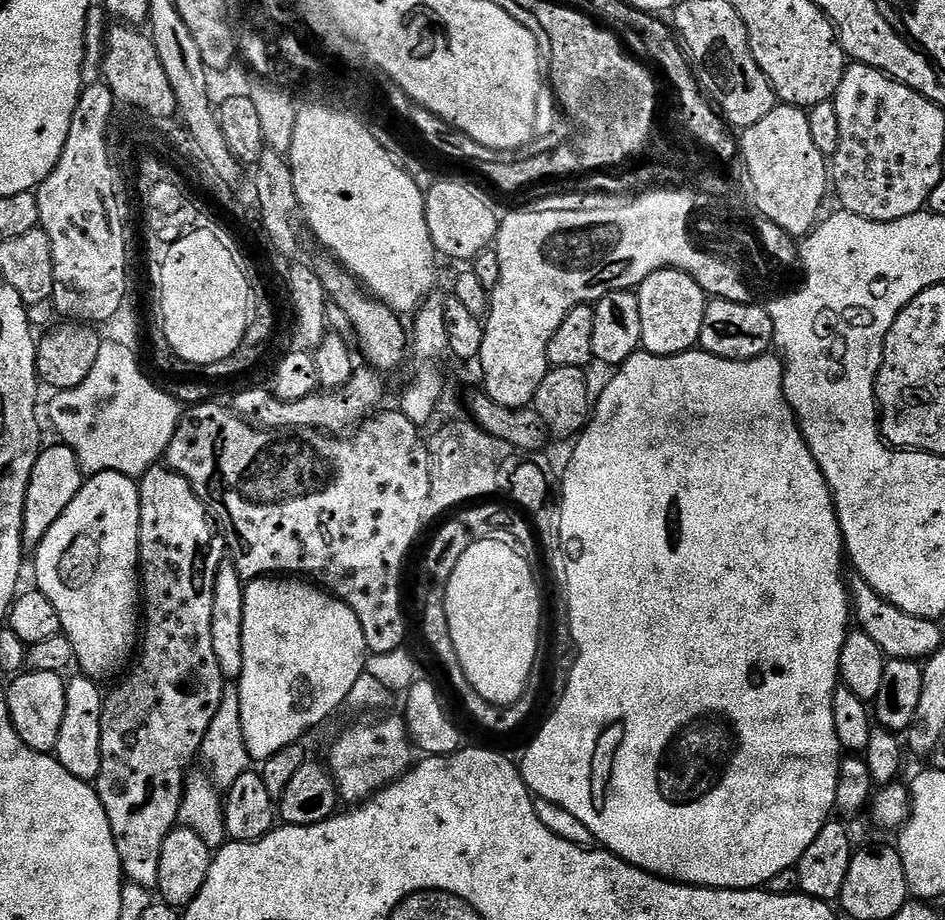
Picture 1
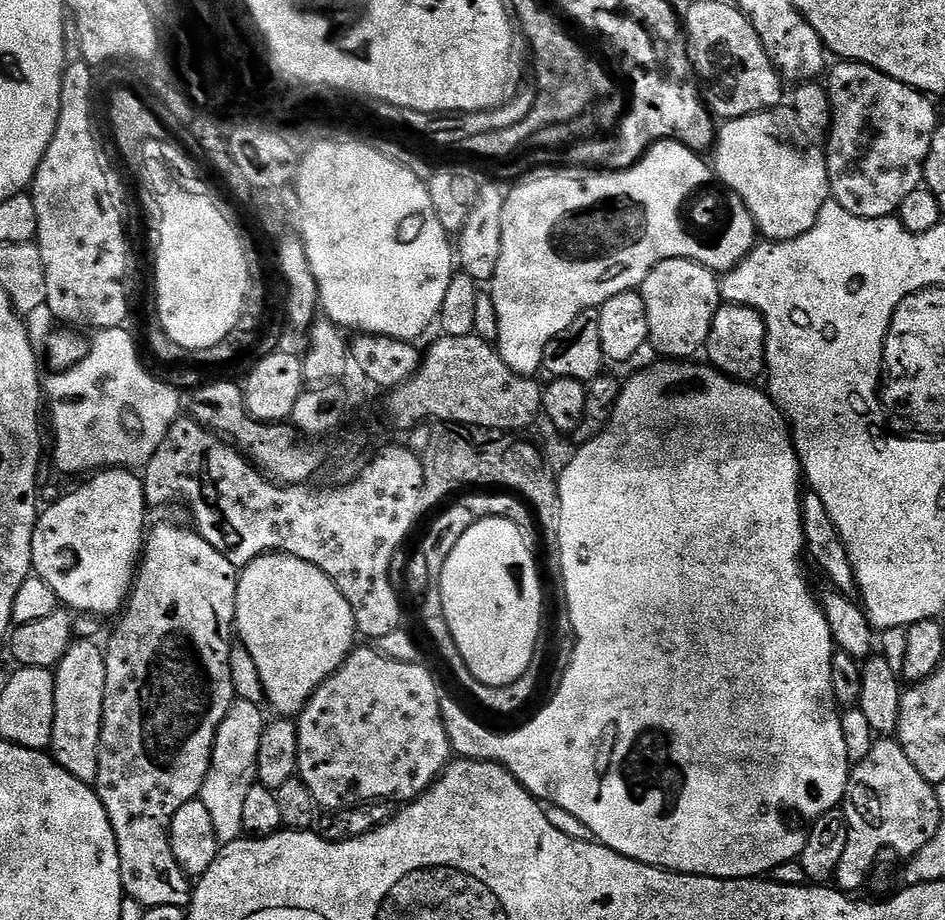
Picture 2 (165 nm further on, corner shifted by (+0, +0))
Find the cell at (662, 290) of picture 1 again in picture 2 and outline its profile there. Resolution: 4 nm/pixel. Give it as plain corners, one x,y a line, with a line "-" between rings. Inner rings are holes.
674,258
656,264
638,291
646,302
648,339
661,357
684,362
705,351
714,314
722,303
717,273
693,260

